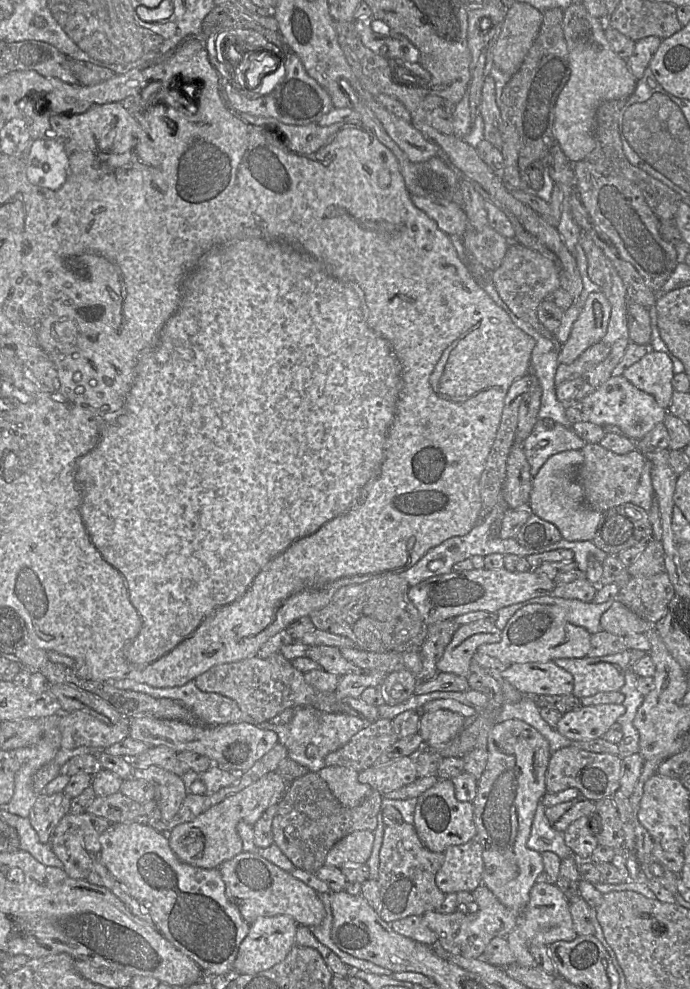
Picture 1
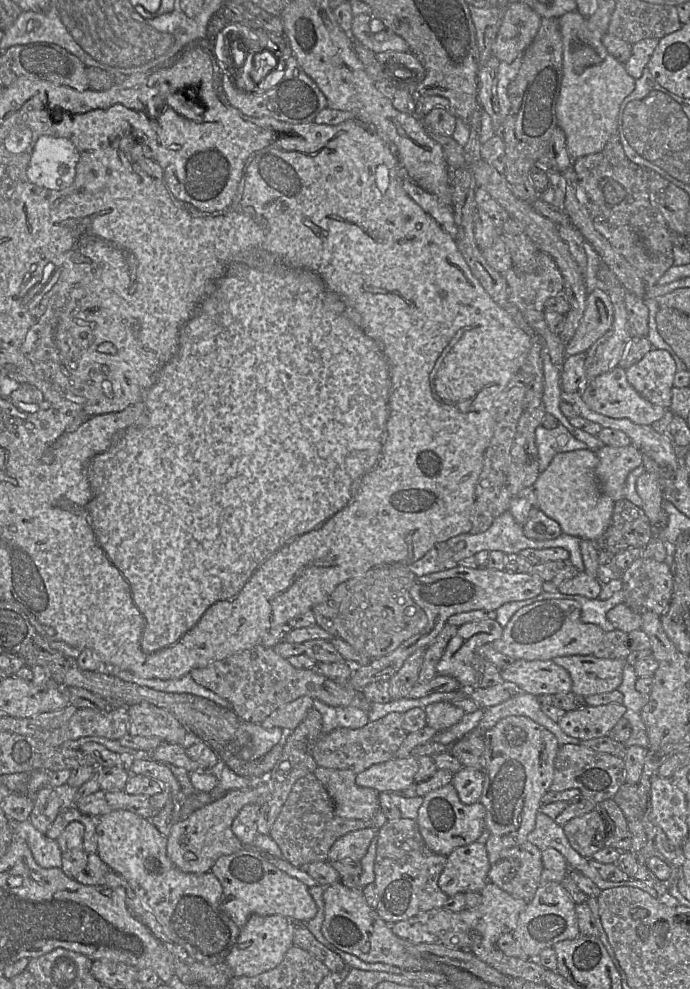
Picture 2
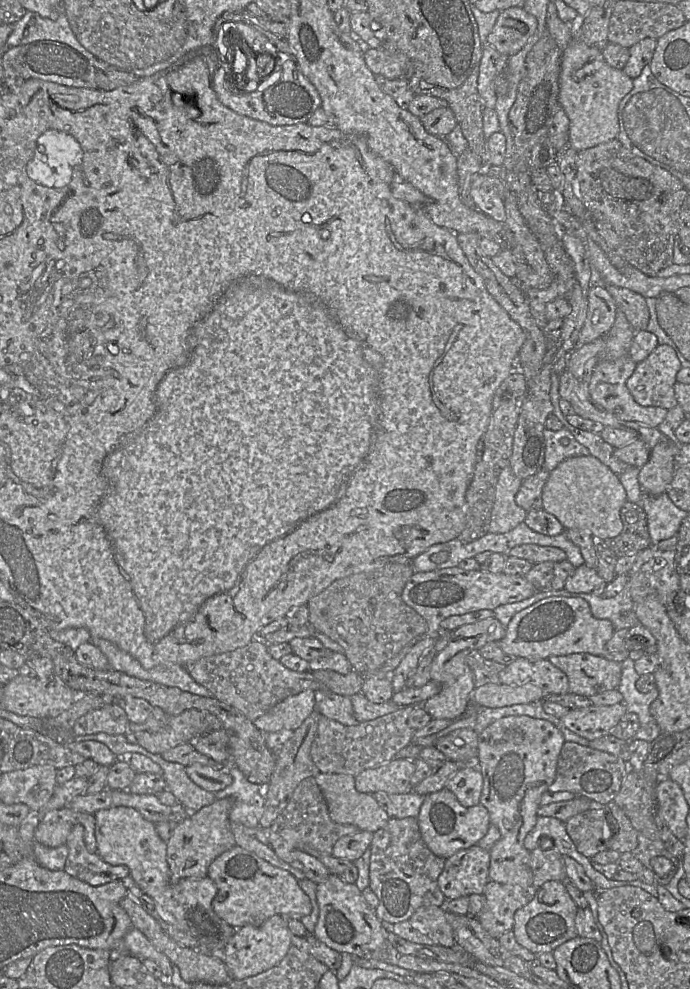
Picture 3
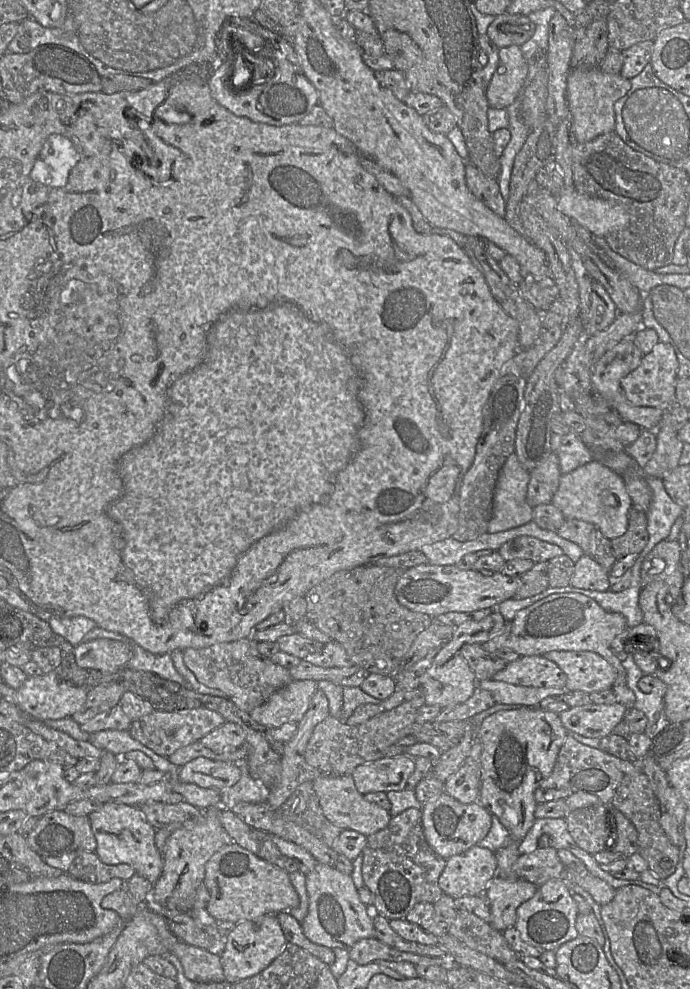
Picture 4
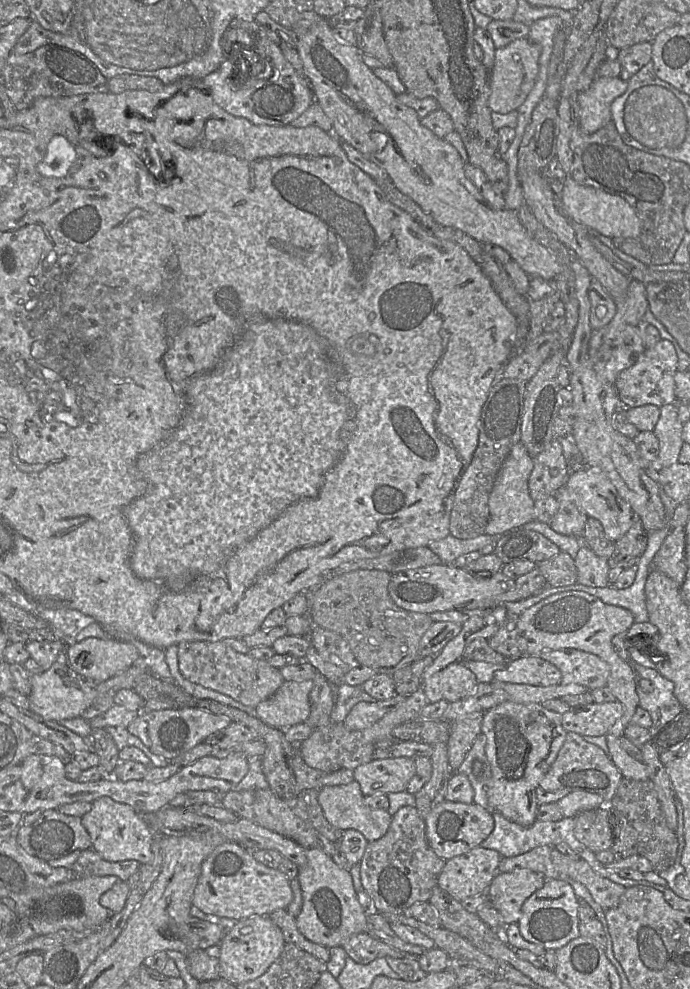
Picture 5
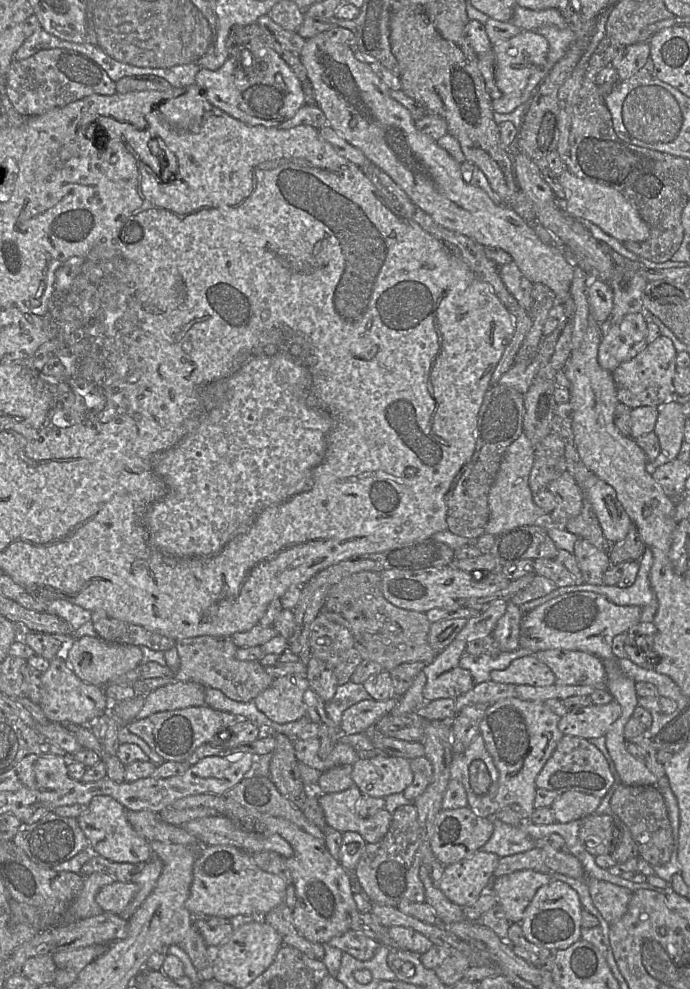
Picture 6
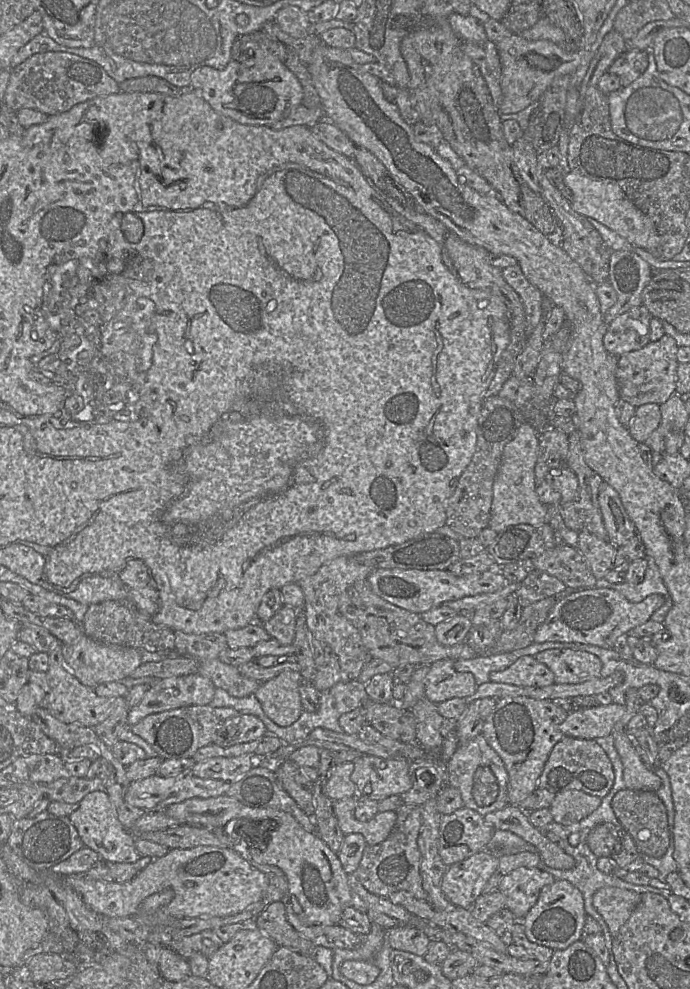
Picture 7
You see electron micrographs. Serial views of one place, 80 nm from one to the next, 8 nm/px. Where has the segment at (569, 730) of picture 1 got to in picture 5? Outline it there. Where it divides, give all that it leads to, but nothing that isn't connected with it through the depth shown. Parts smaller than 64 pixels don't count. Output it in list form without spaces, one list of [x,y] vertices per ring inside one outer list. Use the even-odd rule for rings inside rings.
[[[617,700],[593,702],[570,708],[562,714],[561,723],[566,732],[575,732],[580,736],[606,736],[623,713],[624,706]]]

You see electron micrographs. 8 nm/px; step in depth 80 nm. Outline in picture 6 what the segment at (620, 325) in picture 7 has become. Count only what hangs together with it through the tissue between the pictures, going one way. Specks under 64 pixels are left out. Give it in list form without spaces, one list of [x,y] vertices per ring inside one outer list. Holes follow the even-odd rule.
[[[645,312],[625,315],[602,338],[598,349],[599,365],[613,372],[621,363],[642,351],[647,345],[646,337]]]

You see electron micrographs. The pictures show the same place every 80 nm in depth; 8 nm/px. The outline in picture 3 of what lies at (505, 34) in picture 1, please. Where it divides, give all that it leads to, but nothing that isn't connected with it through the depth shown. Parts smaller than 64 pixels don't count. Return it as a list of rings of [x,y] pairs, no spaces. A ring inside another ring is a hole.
[[[511,7],[500,12],[487,43],[508,57],[521,50],[536,33],[537,19],[523,7]]]

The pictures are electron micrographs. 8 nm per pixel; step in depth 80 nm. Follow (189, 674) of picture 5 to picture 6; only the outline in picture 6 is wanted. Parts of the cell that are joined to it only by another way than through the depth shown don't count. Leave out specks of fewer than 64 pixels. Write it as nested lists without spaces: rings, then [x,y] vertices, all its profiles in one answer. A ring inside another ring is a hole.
[[[200,635],[176,639],[179,668],[175,680],[195,682],[204,687],[220,690],[238,702],[253,701],[267,689],[274,678],[266,673],[259,661],[241,661],[236,657],[238,647],[229,635]]]

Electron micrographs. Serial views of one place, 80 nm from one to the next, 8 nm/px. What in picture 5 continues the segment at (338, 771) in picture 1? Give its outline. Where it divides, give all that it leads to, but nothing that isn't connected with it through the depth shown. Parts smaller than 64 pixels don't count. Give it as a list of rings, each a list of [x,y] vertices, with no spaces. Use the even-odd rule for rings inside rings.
[[[356,780],[318,789],[318,802],[327,821],[337,829],[359,831],[368,842],[383,837],[391,824],[388,810],[372,809],[363,801]]]

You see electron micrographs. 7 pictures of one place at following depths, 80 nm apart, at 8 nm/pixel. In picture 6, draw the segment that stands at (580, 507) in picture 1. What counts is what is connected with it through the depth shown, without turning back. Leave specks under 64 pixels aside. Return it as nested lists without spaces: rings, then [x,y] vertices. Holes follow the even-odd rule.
[[[597,479],[584,495],[594,510],[605,538],[611,544],[623,540],[632,521],[617,499],[614,488],[601,479]]]

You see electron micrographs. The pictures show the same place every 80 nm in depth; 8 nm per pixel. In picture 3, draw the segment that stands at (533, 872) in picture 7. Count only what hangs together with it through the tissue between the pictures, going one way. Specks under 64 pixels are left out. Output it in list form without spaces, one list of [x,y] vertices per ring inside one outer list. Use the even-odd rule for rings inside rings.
[[[495,881],[486,884],[483,894],[485,905],[476,918],[487,933],[496,939],[513,930],[516,911],[532,899],[532,890]]]

